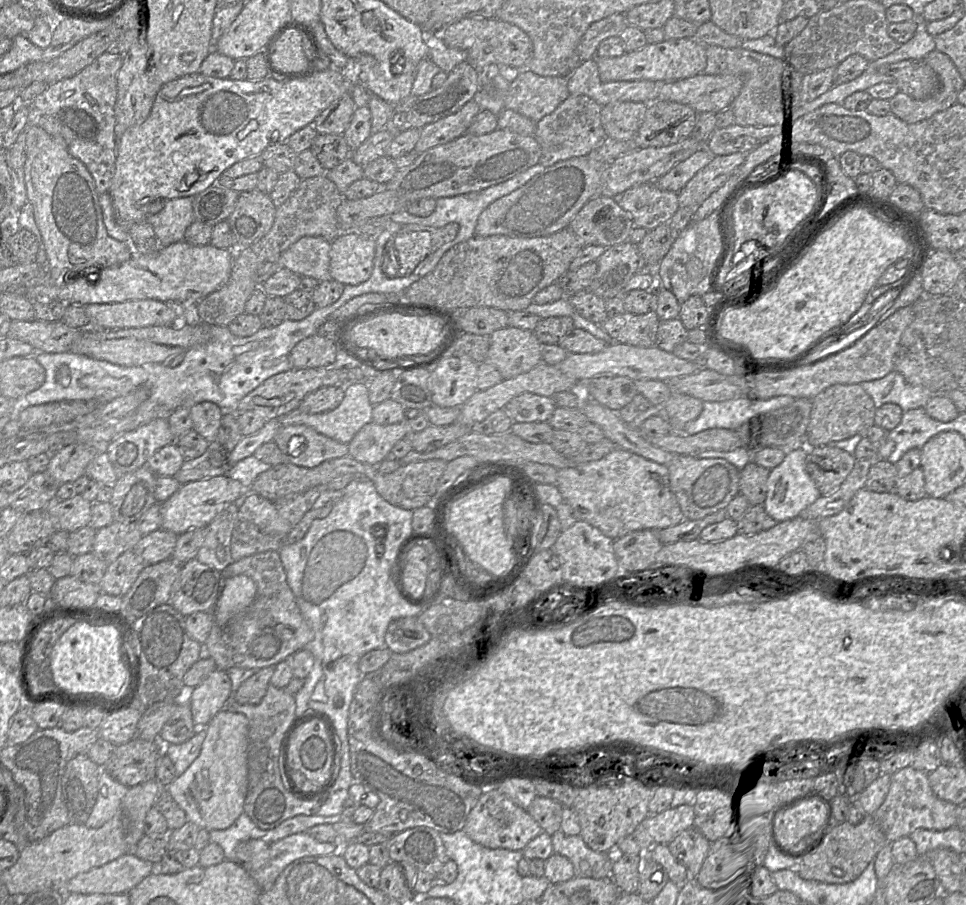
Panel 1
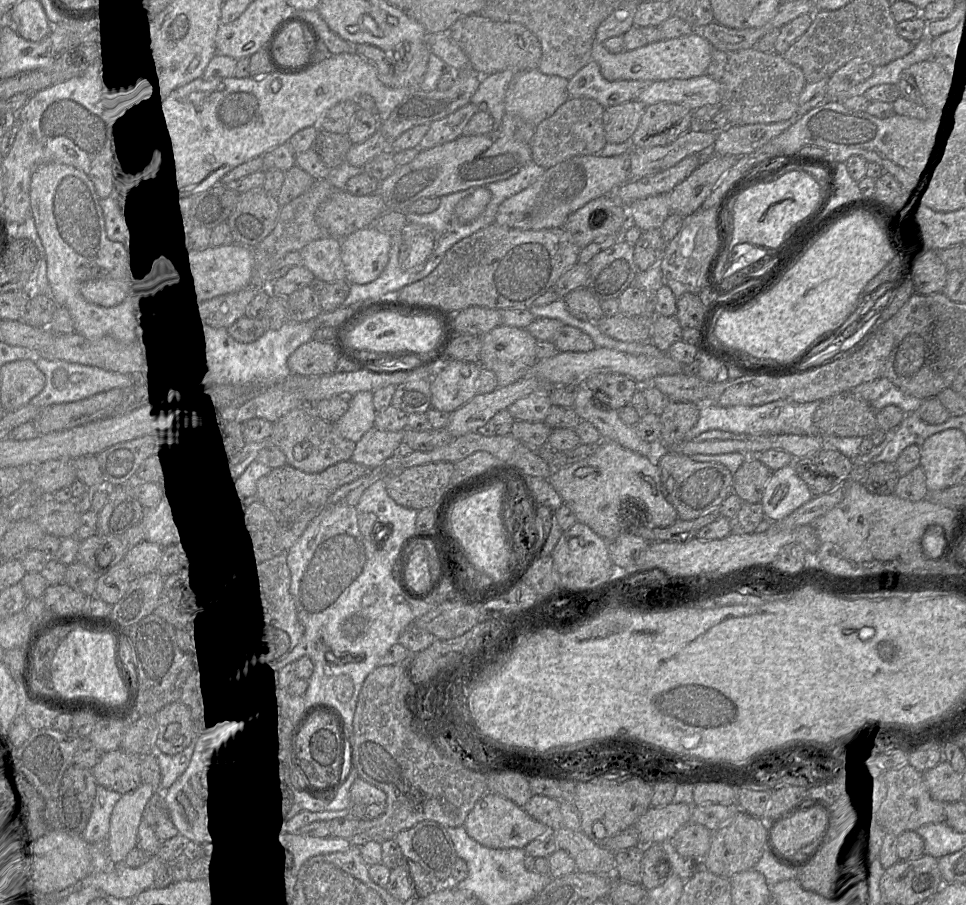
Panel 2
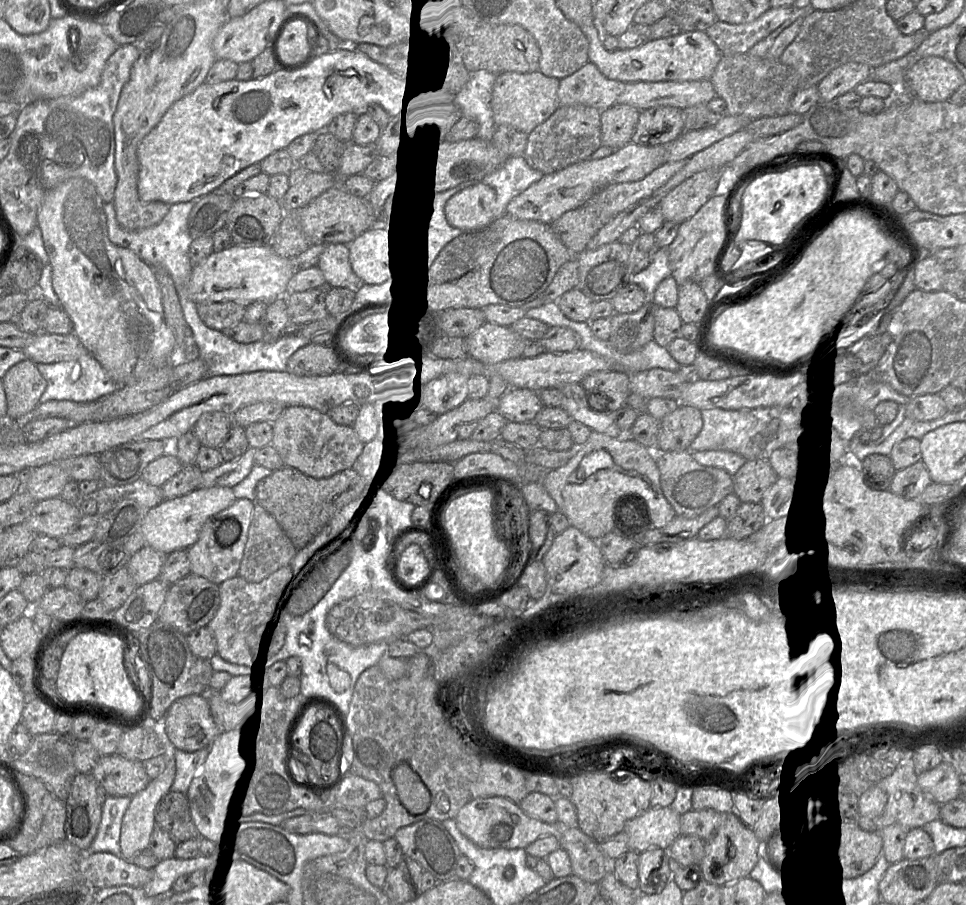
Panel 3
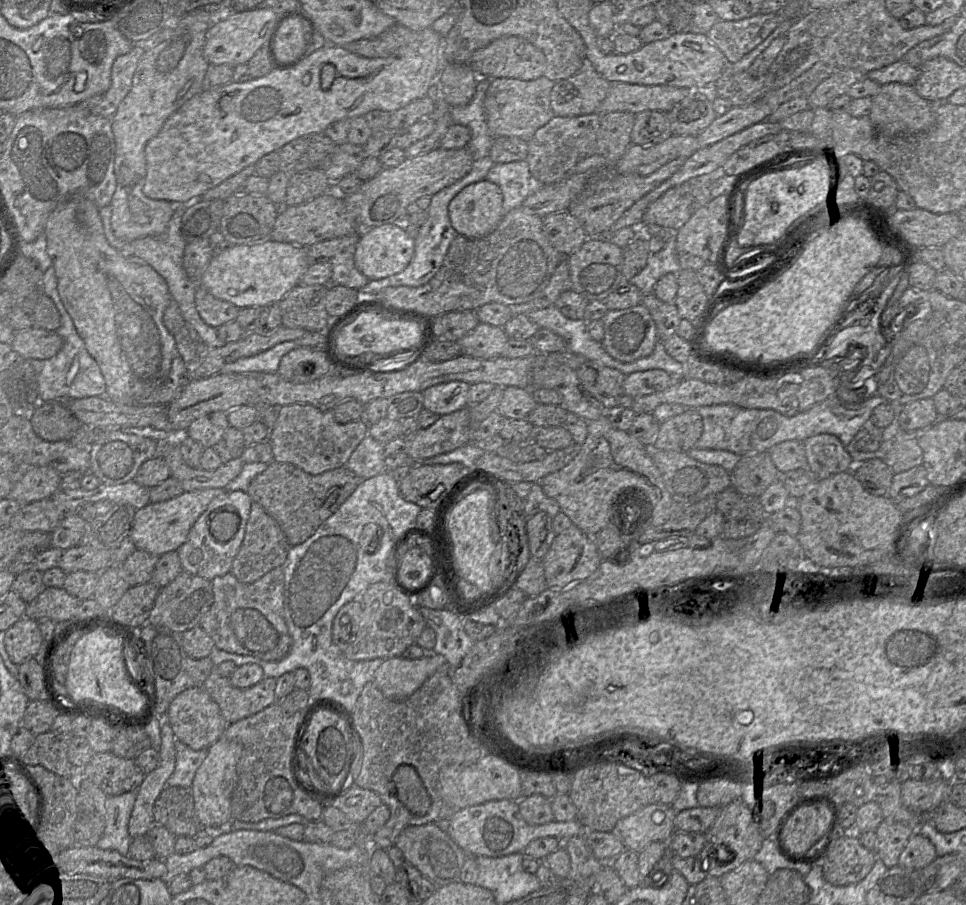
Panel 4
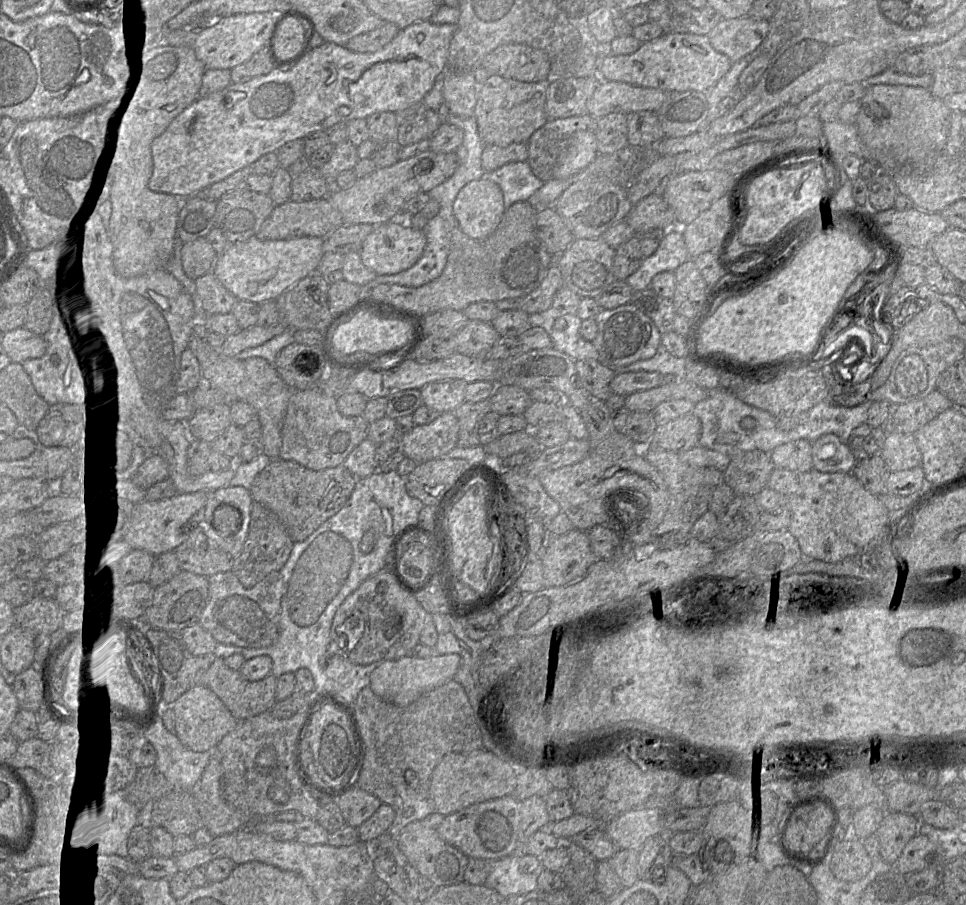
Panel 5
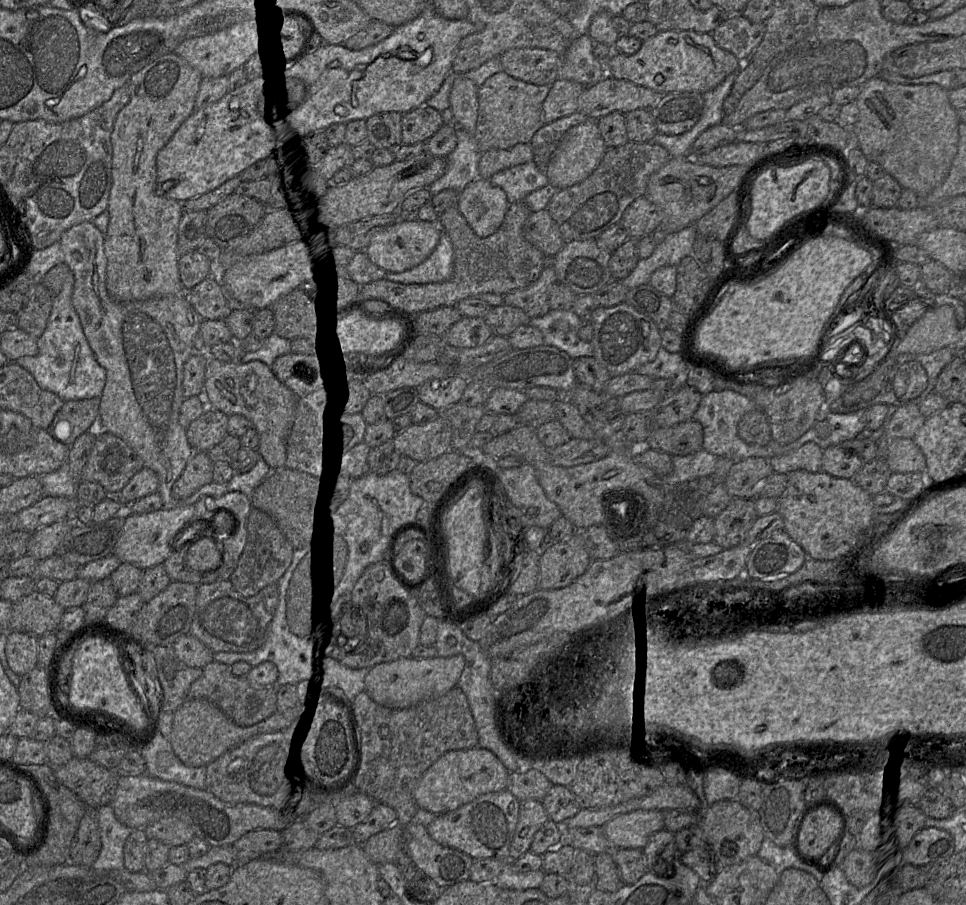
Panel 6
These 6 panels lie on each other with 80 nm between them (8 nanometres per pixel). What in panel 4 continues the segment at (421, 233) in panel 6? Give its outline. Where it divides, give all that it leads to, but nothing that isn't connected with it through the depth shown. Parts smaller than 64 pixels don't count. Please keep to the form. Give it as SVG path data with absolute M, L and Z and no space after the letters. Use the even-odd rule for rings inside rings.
M402 223L385 224L360 231L355 245L354 262L356 268L369 280L379 280L403 271L414 254L415 240L409 236Z

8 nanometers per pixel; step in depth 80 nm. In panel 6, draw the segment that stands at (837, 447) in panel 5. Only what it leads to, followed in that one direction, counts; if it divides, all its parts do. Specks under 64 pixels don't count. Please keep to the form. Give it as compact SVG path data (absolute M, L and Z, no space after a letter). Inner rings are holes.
M831 445L823 450L822 471L839 478L852 479L864 461L840 445Z

